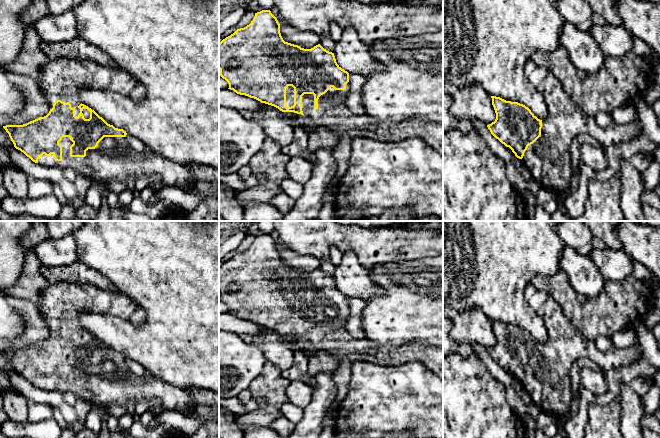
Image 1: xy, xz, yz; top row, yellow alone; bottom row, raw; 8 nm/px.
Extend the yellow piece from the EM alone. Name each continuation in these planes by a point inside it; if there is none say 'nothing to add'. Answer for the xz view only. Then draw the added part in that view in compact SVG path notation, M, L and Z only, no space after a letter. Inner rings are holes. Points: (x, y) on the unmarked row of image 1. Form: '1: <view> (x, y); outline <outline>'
1: xz (332, 336); outline M350 307L345 314L331 311L318 323L318 333L314 334L314 319L302 320L302 335L313 350L325 350L338 361L348 358L351 362L365 360L383 366L421 362L431 372L443 379L443 349L421 342L406 343L402 346L379 345L367 339L354 339L346 330L351 315Z

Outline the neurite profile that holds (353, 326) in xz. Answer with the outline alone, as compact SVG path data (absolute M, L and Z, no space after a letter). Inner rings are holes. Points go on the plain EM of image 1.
M349 298L351 315L347 320L346 330L354 339L362 339L365 337L361 324L361 315L365 306L366 302L364 300Z

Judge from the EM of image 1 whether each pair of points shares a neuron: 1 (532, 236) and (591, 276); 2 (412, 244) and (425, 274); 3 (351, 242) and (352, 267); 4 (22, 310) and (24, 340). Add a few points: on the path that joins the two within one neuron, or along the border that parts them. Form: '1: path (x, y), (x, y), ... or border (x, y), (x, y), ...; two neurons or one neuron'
1: border (566, 246), (560, 255), (560, 269); two neurons
2: border (432, 257), (395, 262); two neurons
3: border (343, 252), (352, 252), (357, 260), (366, 268); two neurons
4: path (29, 317), (29, 333); one neuron

